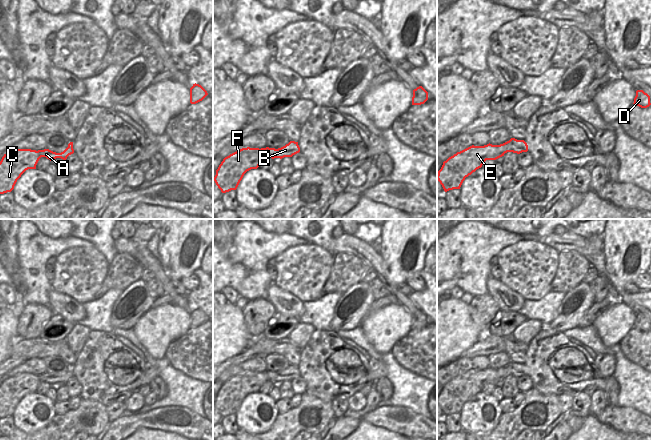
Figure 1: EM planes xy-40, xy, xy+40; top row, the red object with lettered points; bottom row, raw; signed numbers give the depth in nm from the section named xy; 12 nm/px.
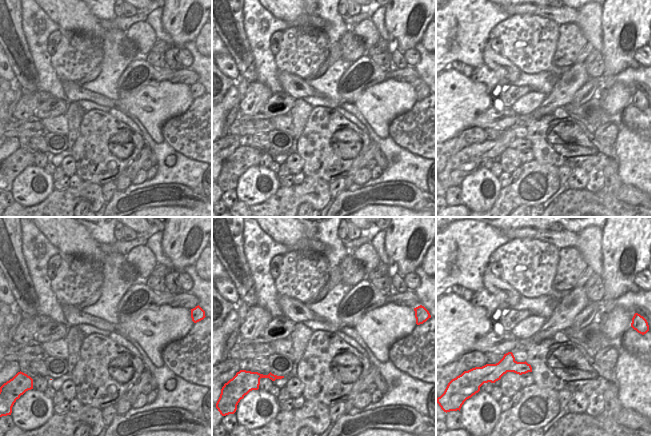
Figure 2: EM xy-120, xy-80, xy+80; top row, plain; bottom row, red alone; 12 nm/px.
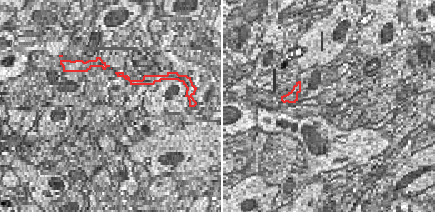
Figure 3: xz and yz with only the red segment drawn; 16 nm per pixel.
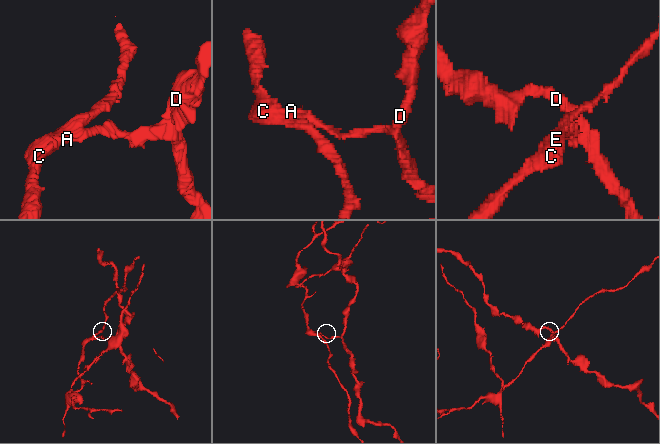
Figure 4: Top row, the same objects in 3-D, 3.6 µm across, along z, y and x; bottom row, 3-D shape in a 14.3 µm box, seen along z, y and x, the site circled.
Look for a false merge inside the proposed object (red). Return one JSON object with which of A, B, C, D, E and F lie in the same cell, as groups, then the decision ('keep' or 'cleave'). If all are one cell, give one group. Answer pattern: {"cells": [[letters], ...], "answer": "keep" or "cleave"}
{"cells": [["A", "B", "D"], ["C", "E", "F"]], "answer": "cleave"}

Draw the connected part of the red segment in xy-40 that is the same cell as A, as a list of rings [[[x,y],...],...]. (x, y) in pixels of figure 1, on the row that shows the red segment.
[[[70,142],[68,144],[68,147],[61,153],[56,153],[49,149],[38,150],[38,153],[41,157],[46,157],[50,161],[52,161],[56,158],[61,158],[63,160],[66,160],[69,155],[74,153],[73,142]]]

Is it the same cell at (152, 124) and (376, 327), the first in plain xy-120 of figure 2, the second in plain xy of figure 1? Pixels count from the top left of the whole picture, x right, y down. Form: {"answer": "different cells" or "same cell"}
{"answer": "same cell"}

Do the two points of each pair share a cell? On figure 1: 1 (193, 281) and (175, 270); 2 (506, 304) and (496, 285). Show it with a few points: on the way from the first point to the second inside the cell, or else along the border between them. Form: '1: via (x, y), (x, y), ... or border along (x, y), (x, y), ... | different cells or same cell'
1: border along (193, 272), (180, 280) | different cells
2: via (506, 299), (498, 290) | same cell

